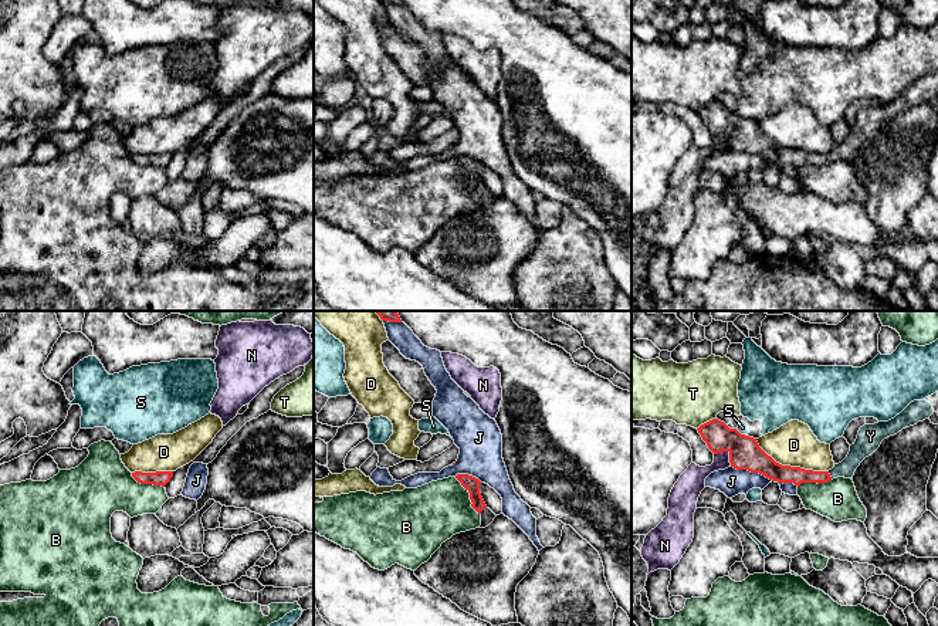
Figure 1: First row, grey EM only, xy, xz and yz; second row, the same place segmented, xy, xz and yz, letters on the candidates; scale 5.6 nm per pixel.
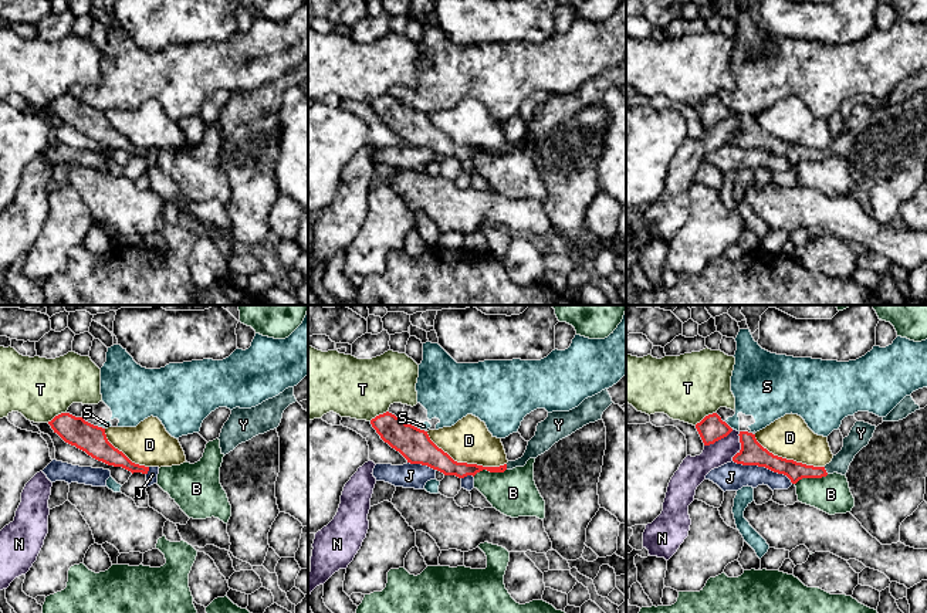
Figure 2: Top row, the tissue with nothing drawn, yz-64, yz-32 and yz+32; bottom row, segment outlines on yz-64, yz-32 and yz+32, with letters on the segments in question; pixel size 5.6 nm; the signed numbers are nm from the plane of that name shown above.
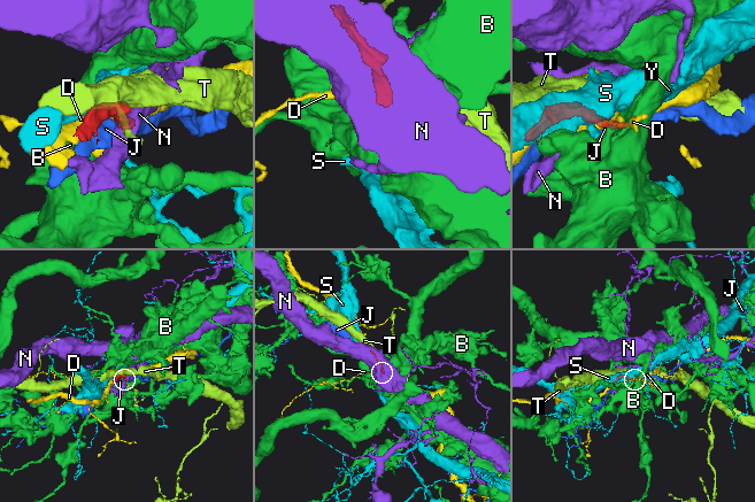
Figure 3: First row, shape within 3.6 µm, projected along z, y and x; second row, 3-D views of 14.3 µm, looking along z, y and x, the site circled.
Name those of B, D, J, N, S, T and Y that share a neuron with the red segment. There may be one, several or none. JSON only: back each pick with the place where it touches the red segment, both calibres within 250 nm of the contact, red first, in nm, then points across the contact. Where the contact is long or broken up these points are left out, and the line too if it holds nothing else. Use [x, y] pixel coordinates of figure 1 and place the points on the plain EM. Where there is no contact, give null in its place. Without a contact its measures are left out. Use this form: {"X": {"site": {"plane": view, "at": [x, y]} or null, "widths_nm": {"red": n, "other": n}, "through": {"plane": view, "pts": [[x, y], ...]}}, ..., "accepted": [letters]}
{"Y": {"site": {"plane": "yz", "at": [829, 158]}, "widths_nm": {"red": 100, "other": 120}, "through": {"plane": "yz", "pts": [[785, 155], [829, 158], [840, 152], [863, 129]]}}, "accepted": ["Y"]}

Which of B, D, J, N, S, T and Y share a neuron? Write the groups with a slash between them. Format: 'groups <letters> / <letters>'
groups B / D / J / N / S / T / Y

